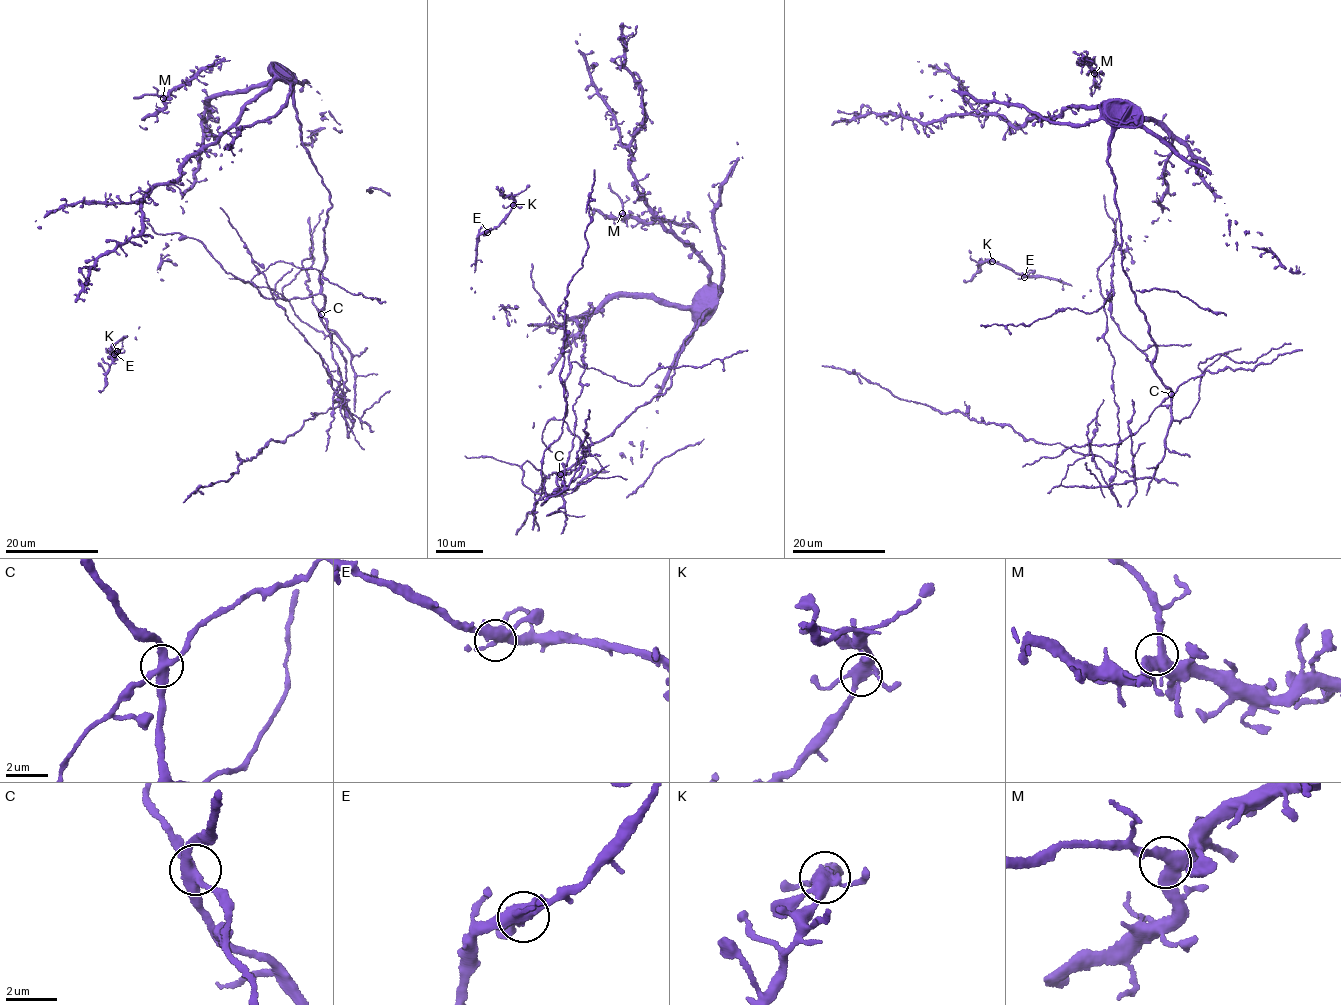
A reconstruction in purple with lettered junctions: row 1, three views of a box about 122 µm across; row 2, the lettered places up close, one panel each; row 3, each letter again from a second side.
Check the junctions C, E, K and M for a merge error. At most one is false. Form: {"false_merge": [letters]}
{"false_merge": ["C"]}

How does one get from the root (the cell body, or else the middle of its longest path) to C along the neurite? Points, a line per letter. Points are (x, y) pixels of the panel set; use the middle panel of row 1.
C: (608, 435), (585, 450), (583, 456), (560, 474)

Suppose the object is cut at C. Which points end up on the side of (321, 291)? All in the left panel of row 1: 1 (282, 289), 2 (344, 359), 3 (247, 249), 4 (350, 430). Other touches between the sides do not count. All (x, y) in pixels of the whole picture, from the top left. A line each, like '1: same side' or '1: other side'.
1: same side
2: other side
3: other side
4: other side

